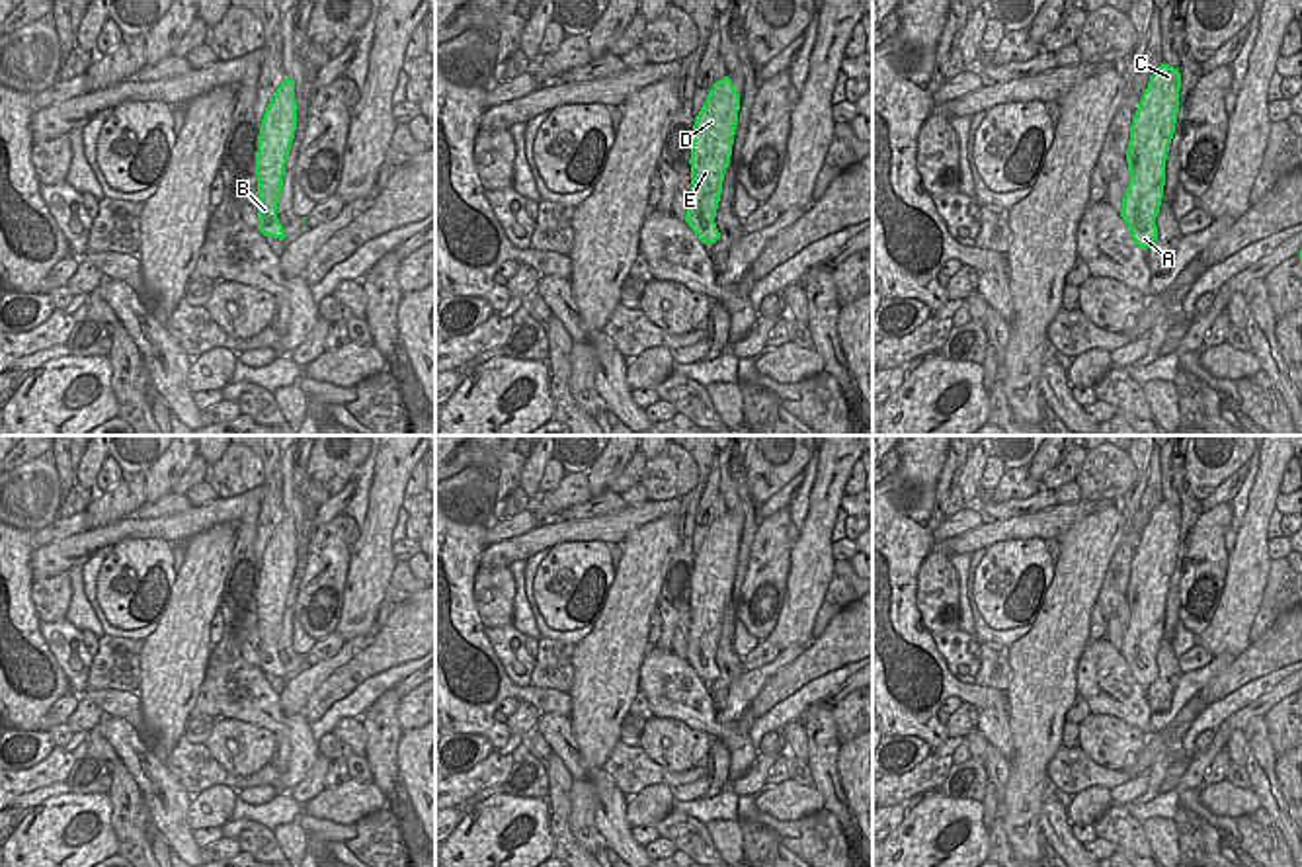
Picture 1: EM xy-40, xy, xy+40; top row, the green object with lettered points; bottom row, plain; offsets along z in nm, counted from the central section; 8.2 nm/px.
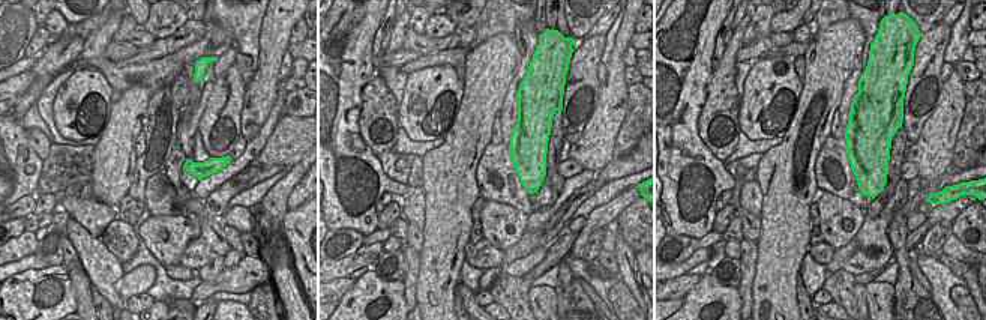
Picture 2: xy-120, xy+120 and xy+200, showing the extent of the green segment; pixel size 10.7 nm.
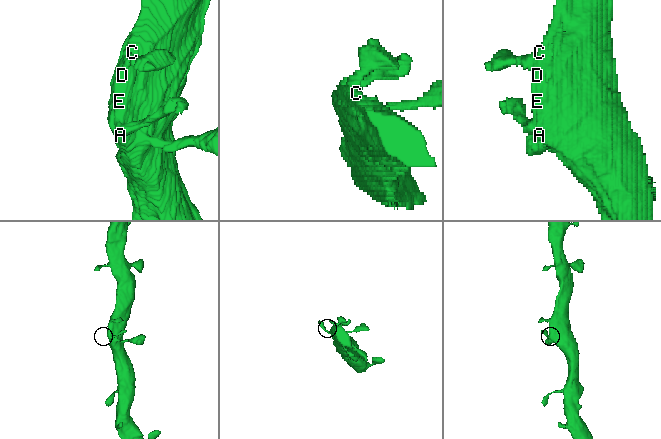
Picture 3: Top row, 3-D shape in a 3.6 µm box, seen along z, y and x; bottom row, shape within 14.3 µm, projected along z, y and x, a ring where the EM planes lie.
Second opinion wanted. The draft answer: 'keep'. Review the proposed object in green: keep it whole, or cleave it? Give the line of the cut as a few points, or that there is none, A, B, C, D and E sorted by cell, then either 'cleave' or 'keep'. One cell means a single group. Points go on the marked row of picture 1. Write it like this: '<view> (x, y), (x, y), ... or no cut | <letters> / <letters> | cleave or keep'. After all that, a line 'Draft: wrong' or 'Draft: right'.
no cut | A B C D E | keep
Draft: right

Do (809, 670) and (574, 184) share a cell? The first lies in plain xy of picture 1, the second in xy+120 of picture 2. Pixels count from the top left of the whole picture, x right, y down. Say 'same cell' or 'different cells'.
different cells

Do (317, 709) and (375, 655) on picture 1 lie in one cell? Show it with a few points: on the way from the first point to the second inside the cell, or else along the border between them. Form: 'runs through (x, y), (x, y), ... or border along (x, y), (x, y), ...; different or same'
runs through (332, 694), (360, 668); same

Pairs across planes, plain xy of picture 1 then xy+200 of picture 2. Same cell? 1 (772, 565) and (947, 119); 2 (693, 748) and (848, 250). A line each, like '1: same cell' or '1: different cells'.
1: different cells
2: different cells

